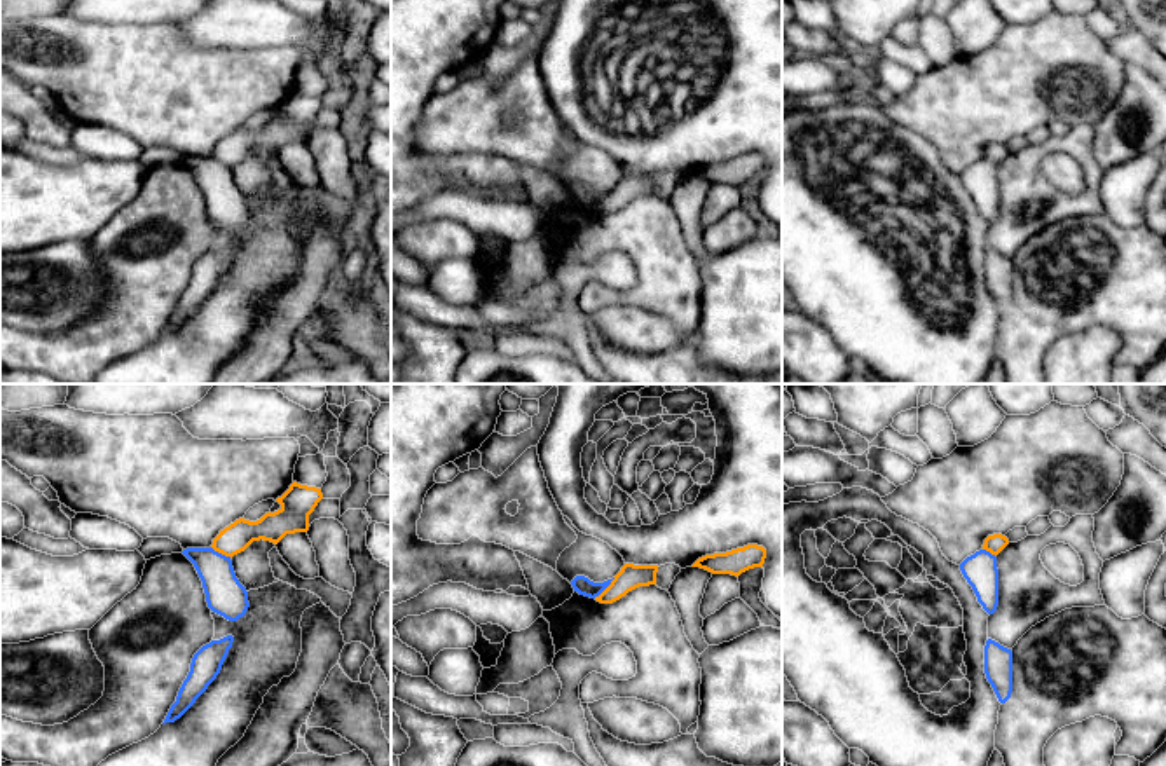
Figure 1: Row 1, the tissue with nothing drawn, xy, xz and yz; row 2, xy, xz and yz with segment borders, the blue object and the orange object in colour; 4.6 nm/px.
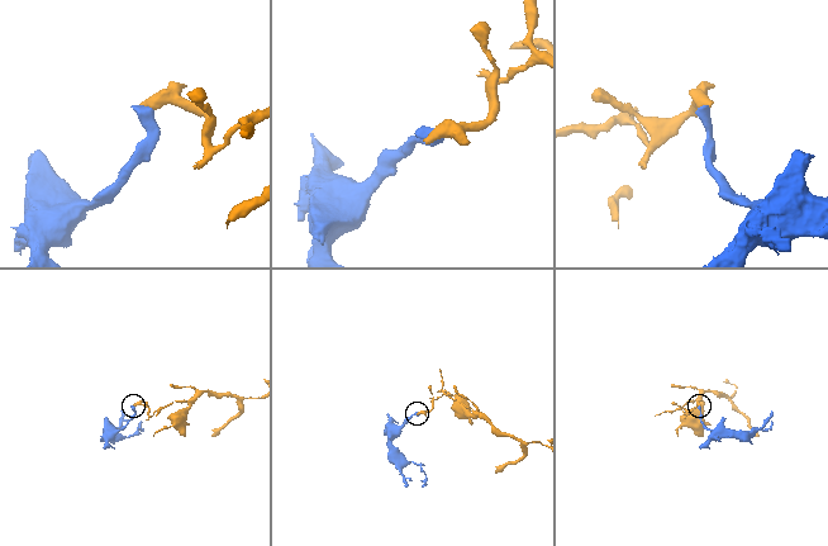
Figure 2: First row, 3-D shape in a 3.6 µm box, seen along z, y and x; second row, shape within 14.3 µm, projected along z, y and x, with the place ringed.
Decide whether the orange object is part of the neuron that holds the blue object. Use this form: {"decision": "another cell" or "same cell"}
{"decision": "another cell"}

